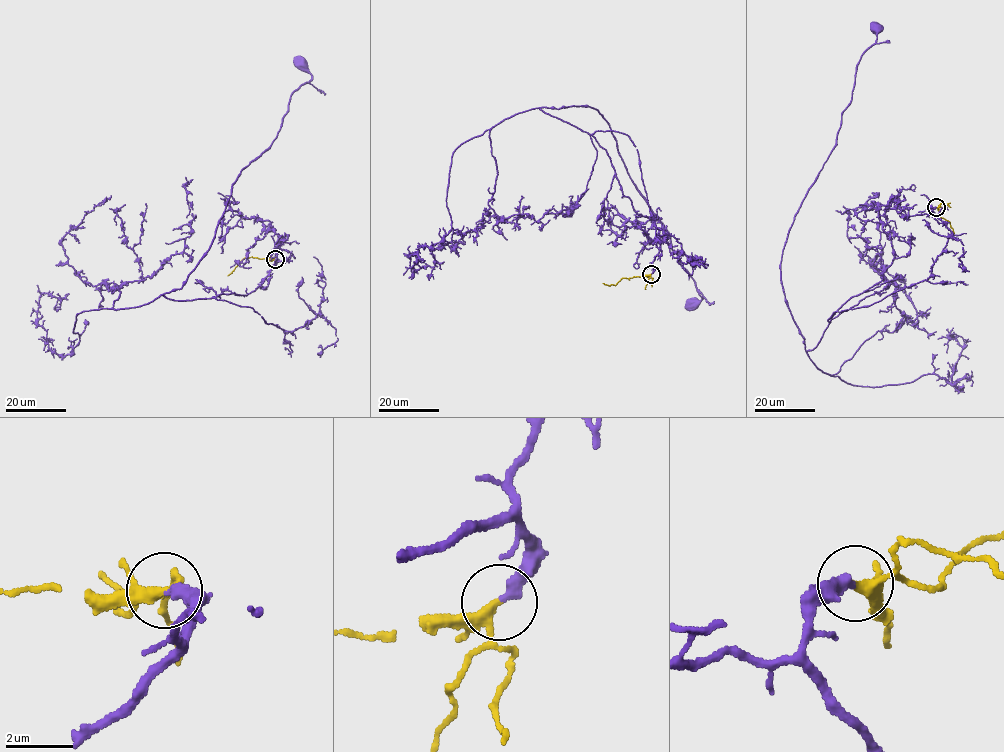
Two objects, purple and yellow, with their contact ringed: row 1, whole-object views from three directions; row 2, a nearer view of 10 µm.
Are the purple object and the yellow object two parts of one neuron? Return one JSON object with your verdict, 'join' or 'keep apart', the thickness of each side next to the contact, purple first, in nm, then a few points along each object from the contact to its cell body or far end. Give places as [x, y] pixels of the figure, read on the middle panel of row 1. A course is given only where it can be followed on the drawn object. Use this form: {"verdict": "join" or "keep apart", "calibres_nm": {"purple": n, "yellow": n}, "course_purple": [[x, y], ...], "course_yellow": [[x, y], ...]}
{"verdict": "join", "calibres_nm": {"purple": 360, "yellow": 280}, "course_purple": [[651, 274], [667, 243], [655, 214], [634, 208], [593, 136], [541, 107], [606, 121], [693, 304]], "course_yellow": [[651, 274], [622, 278], [615, 285], [602, 283]]}

